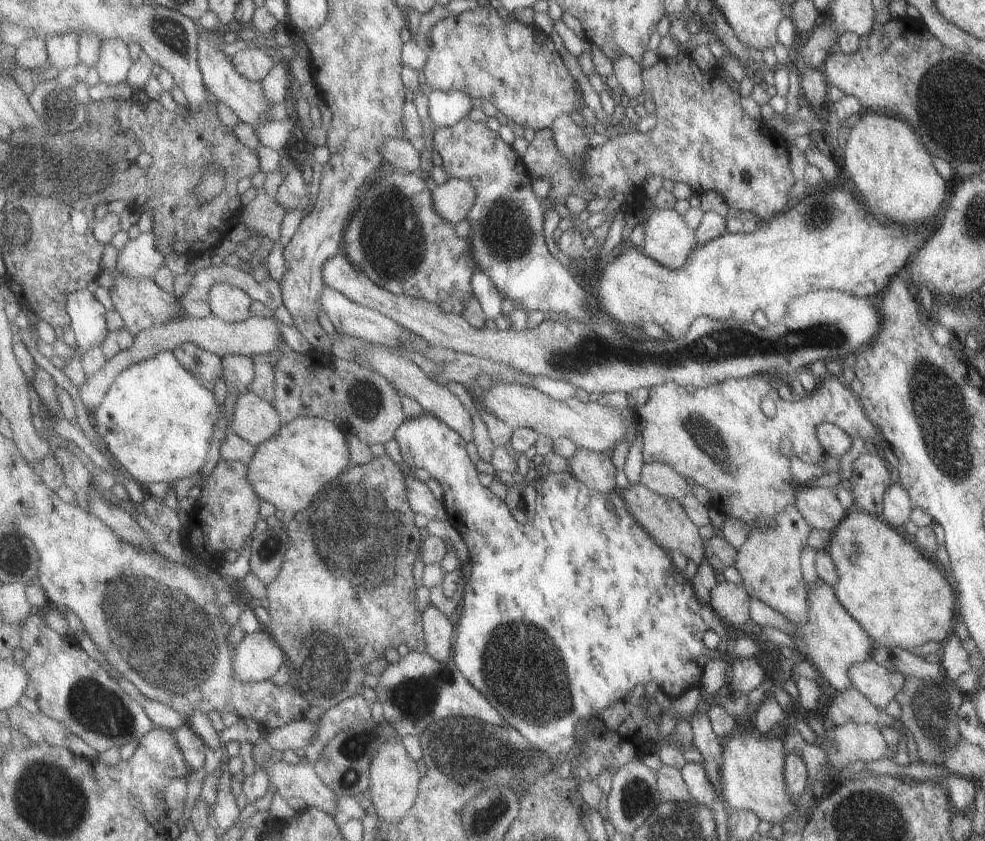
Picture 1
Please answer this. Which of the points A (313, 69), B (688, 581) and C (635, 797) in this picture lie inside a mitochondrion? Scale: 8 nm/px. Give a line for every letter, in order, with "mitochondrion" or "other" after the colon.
A: other
B: other
C: mitochondrion

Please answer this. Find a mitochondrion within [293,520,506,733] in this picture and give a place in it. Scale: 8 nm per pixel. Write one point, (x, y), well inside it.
(415, 698)

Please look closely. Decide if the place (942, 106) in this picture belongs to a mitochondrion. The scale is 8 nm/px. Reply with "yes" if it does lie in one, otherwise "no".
yes

